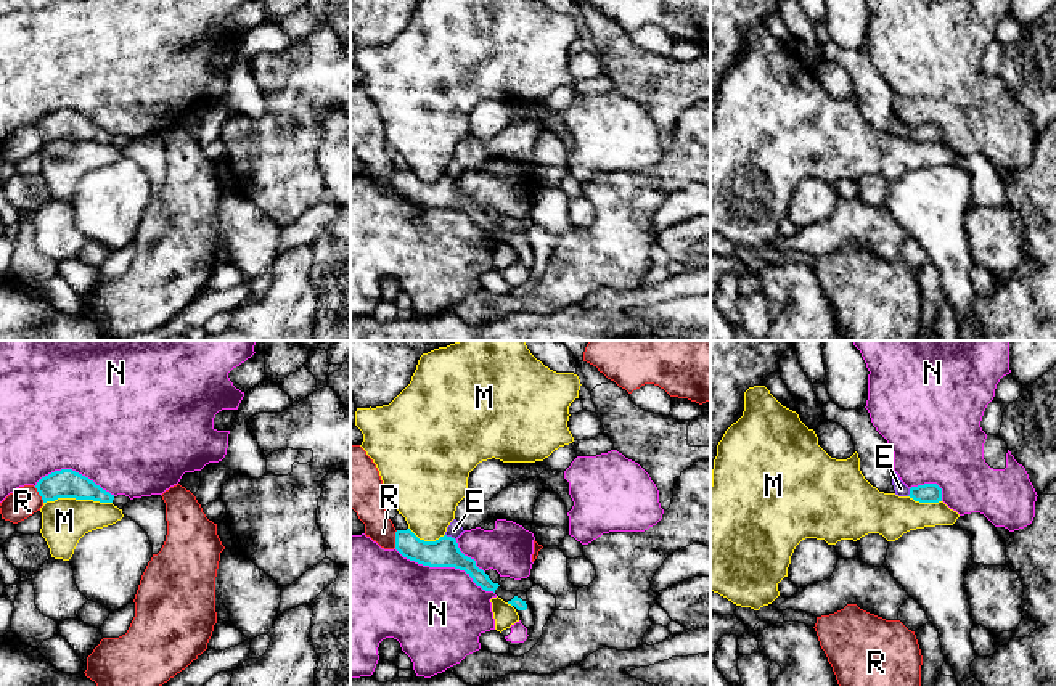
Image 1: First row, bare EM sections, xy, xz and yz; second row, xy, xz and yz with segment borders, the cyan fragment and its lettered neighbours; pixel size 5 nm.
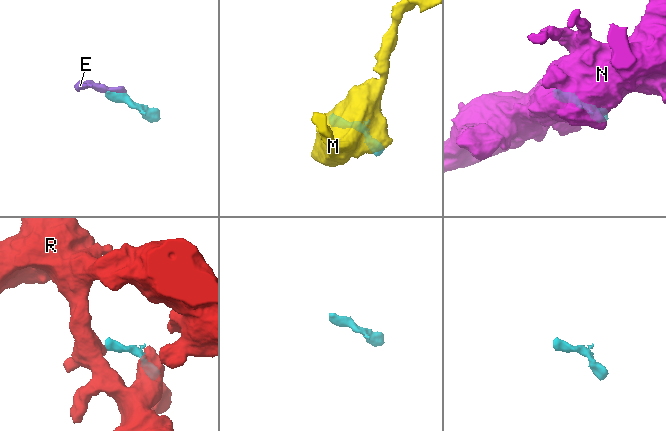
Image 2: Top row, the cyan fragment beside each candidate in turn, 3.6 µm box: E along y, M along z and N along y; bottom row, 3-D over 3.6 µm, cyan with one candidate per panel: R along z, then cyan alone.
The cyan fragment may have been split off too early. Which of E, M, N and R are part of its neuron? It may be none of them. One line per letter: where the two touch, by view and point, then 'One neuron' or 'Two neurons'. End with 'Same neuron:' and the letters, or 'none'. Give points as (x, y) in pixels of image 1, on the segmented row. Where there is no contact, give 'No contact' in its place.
E: Touches cyan at xz (450, 537). One neuron
M: Touches cyan at xy (77, 498). Two neurons
N: Touches cyan at xz (444, 566). Two neurons
R: Touches cyan at xz (396, 538). Two neurons
Same neuron: E

